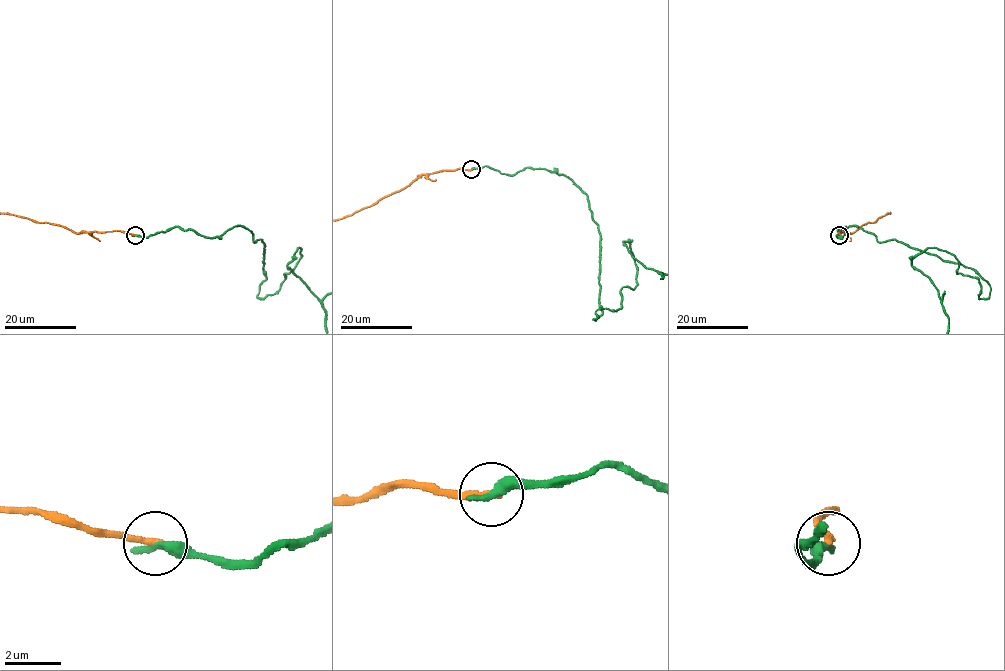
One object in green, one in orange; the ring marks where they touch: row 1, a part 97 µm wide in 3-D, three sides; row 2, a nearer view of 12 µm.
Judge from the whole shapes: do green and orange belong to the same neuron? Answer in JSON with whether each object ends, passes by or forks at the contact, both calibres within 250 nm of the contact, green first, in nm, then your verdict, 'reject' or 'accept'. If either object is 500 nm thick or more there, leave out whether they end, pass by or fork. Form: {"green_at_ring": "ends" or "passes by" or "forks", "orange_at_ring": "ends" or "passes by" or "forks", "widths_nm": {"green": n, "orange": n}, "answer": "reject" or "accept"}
{"green_at_ring": "ends", "orange_at_ring": "ends", "widths_nm": {"green": 400, "orange": 240}, "answer": "reject"}

